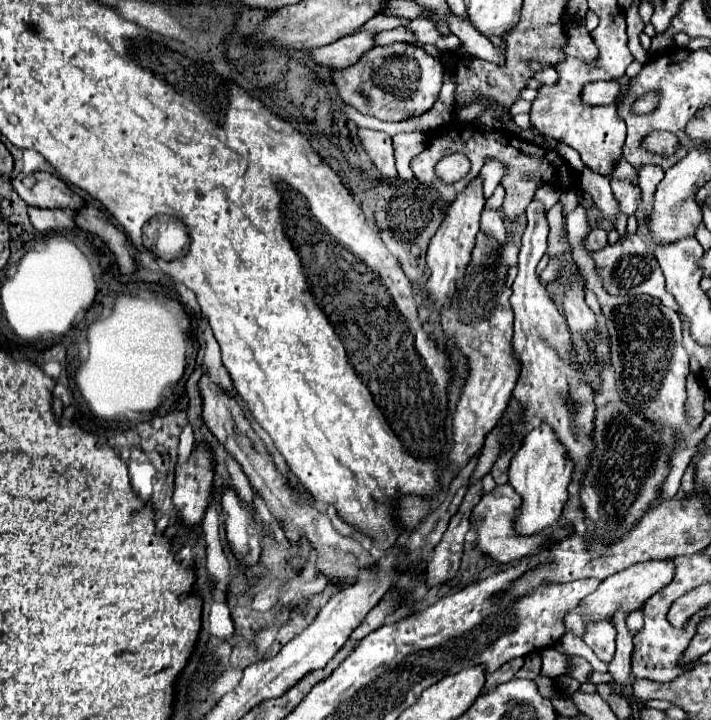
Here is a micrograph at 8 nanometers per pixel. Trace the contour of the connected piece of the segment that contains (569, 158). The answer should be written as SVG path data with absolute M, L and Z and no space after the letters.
M544 137L544 148L551 148L559 152L559 155L576 172L581 172L585 165L582 163L579 153L572 147L555 139Z

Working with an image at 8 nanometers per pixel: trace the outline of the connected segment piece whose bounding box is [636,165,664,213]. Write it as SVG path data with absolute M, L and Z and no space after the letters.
M640 165L640 167L636 167L636 173L638 173L638 185L642 189L644 207L650 213L652 211L652 201L654 201L656 187L664 179L664 171L658 165Z

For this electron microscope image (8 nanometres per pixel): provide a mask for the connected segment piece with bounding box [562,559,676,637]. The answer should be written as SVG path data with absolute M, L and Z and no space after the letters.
M650 559L650 561L642 561L636 565L630 565L628 569L622 569L620 573L604 579L600 583L600 587L590 593L586 599L582 599L574 609L570 609L564 615L564 629L576 637L582 637L586 633L586 627L594 621L614 621L614 615L618 611L622 611L624 615L630 615L632 611L638 611L644 607L644 603L658 593L660 589L664 589L672 579L674 579L674 559Z

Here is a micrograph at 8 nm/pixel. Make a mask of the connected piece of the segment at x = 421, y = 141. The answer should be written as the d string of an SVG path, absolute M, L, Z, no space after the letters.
M400 133L394 137L394 155L396 155L396 169L402 181L412 181L414 173L410 169L410 161L426 147L424 133Z

